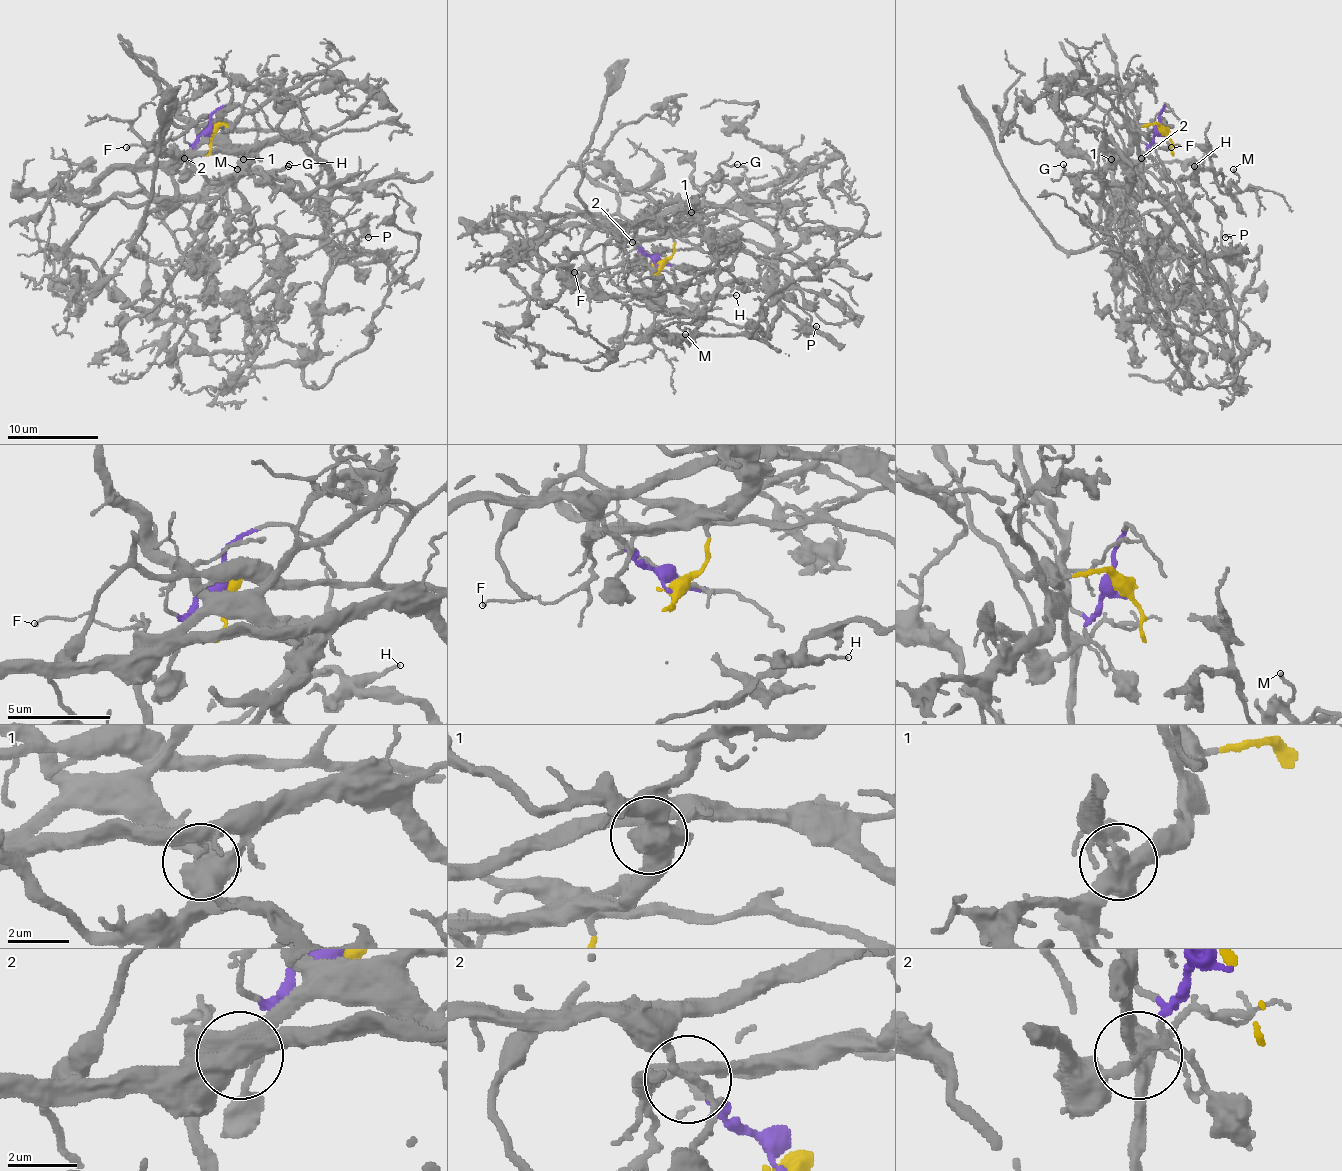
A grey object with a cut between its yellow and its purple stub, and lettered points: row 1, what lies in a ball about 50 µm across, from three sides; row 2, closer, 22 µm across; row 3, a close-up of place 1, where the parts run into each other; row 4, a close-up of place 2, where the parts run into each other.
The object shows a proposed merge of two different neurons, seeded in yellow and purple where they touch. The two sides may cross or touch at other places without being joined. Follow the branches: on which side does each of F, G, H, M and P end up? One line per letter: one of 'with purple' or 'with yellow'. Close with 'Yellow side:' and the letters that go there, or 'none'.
F: with yellow
G: with yellow
H: with yellow
M: with yellow
P: with purple
Yellow side: F, G, H, M

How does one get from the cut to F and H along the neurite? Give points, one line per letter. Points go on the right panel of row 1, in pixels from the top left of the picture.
F: (1162, 129), (1153, 125), (1133, 129), (1139, 152), (1158, 146), (1165, 150), (1169, 148), (1167, 143), (1172, 148)
H: (1162, 129), (1153, 125), (1135, 129), (1151, 143), (1174, 187), (1181, 191), (1178, 182), (1194, 166)

